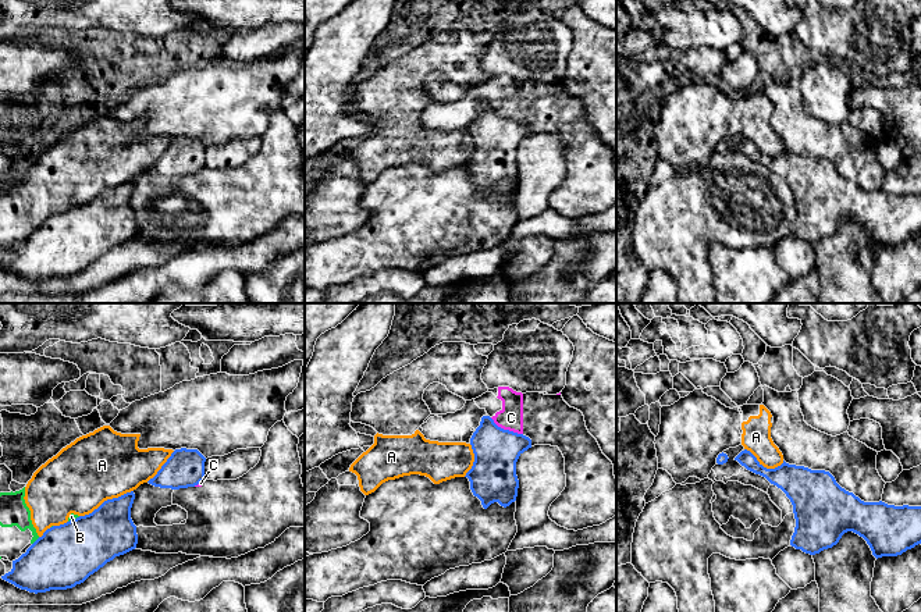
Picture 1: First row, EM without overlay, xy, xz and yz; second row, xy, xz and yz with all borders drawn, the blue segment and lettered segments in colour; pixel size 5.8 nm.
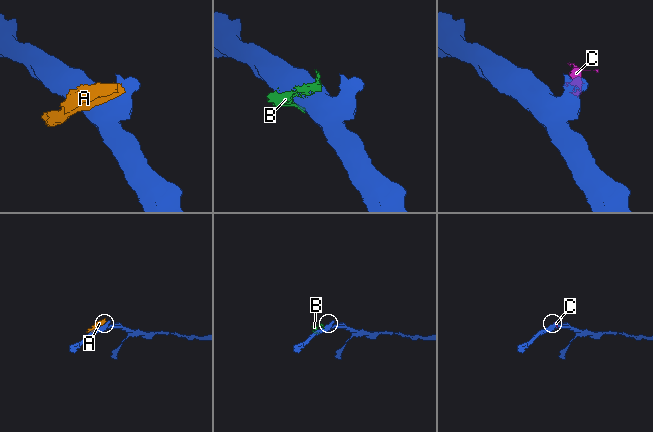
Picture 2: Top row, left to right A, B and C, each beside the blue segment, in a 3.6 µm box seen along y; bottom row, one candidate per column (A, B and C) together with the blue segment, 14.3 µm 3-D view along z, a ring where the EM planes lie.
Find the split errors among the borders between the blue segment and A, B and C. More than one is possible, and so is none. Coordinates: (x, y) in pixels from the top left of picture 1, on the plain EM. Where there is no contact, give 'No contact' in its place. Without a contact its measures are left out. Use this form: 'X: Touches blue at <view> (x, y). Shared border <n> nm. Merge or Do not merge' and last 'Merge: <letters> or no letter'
A: Touches blue at xy (107, 188). Shared border 340 nm. Do not merge
B: Touches blue at xy (35, 230). Shared border 60 nm. Do not merge
C: Touches blue at xz (507, 118). Shared border 220 nm. Do not merge
Merge: no letter

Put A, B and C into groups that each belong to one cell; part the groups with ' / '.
A B / C

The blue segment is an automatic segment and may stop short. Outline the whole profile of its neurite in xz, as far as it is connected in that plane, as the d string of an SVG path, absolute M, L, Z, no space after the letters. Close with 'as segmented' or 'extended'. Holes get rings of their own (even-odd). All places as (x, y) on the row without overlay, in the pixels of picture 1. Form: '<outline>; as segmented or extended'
M483 104L470 127L474 142L472 157L465 166L484 198L498 191L506 196L516 189L519 168L516 150L531 136L531 128L523 122L498 115L490 104Z; as segmented

